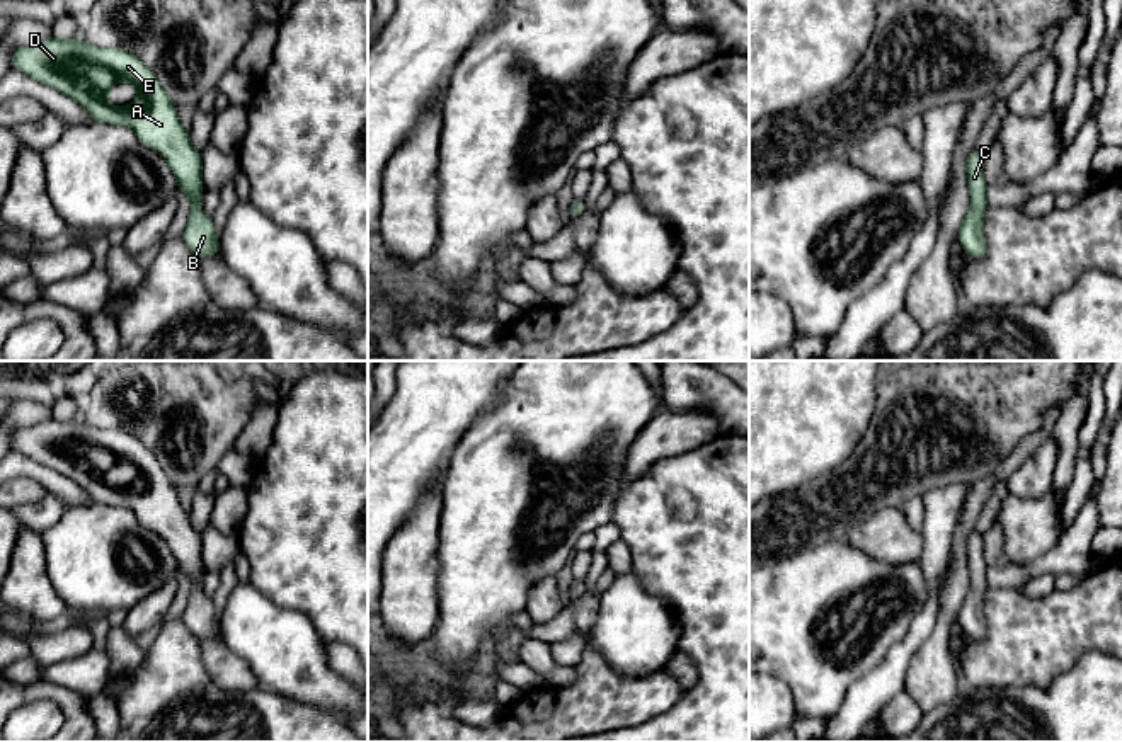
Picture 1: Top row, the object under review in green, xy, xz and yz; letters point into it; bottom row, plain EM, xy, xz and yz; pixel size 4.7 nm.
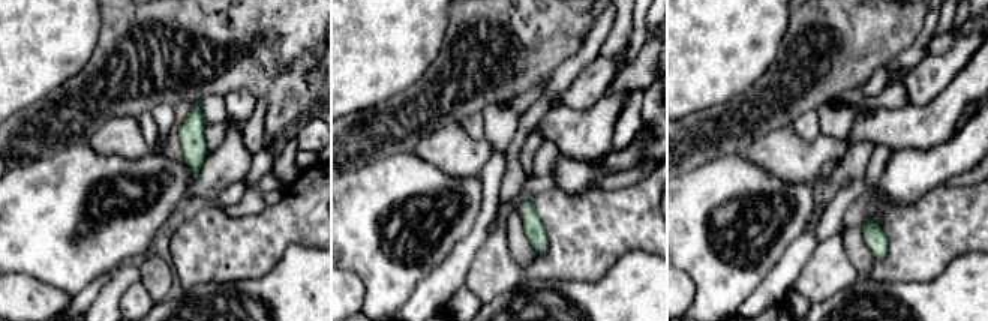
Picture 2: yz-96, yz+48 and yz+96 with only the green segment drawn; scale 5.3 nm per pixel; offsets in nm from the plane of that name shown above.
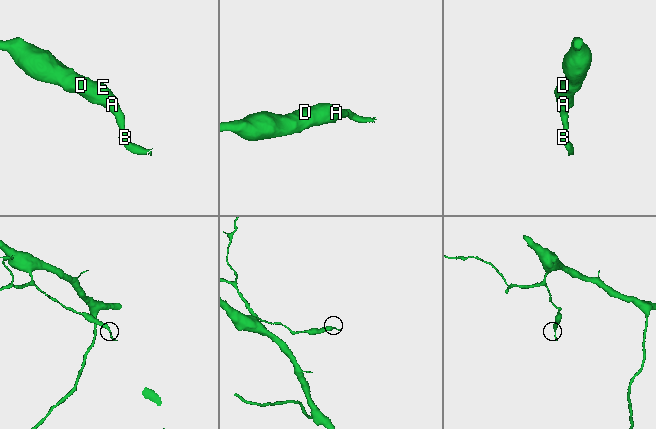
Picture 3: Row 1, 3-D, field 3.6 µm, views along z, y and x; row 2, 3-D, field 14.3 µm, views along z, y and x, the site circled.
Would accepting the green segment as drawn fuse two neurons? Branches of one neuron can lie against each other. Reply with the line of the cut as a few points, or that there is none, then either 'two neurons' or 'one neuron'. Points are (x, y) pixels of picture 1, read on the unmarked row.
no cut | one neuron

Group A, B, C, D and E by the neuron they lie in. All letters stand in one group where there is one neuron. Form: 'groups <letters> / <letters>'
groups A B C D E

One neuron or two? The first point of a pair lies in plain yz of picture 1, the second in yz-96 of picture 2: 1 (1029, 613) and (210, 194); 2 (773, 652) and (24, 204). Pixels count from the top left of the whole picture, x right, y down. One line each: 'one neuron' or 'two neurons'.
1: two neurons
2: one neuron

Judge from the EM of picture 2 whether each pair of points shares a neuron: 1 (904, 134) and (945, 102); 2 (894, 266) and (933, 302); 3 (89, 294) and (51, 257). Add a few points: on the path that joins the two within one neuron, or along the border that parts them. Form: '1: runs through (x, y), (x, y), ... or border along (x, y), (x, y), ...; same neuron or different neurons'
1: runs through (915, 128), (919, 128), (934, 113); same neuron
2: border along (943, 269), (931, 279), (924, 281), (874, 281); different neurons
3: border along (111, 272), (92, 281), (72, 297); different neurons

